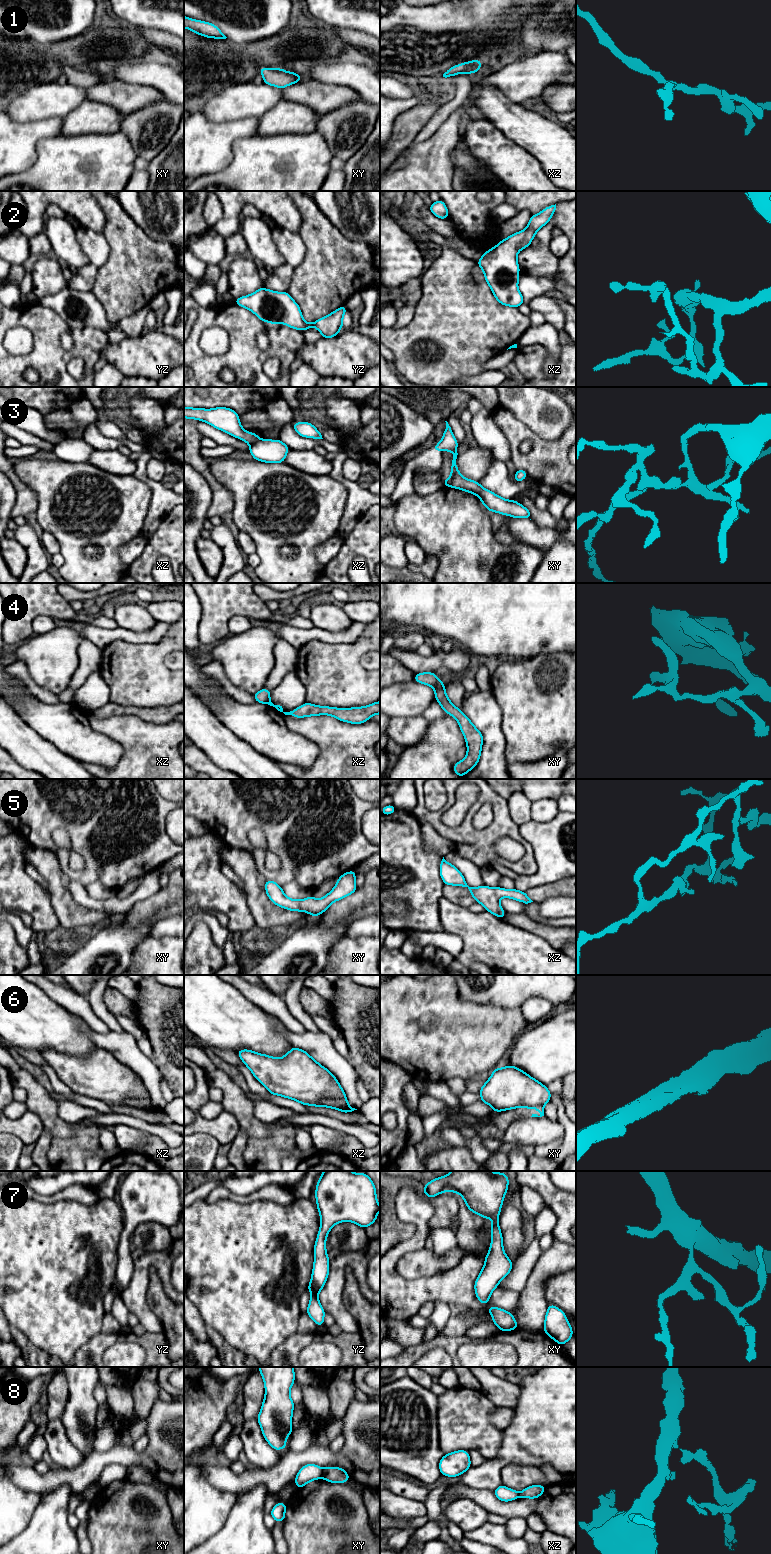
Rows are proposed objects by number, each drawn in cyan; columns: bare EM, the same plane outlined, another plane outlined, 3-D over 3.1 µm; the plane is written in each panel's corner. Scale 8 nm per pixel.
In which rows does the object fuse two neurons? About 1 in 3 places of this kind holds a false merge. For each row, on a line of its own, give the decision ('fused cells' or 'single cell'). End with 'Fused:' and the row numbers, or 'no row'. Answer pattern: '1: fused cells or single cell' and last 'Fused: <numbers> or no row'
1: single cell
2: single cell
3: fused cells
4: single cell
5: single cell
6: fused cells
7: single cell
8: fused cells
Fused: 3, 6, 8

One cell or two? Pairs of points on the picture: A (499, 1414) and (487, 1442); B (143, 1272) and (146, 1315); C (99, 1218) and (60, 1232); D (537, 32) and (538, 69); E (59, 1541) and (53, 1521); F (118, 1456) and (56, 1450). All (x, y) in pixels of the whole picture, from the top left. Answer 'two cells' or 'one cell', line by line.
A: two cells
B: one cell
C: one cell
D: two cells
E: one cell
F: two cells

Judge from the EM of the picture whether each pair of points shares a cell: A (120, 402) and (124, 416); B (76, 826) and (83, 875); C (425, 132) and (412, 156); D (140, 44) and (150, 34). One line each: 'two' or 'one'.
A: one
B: one
C: two
D: one

